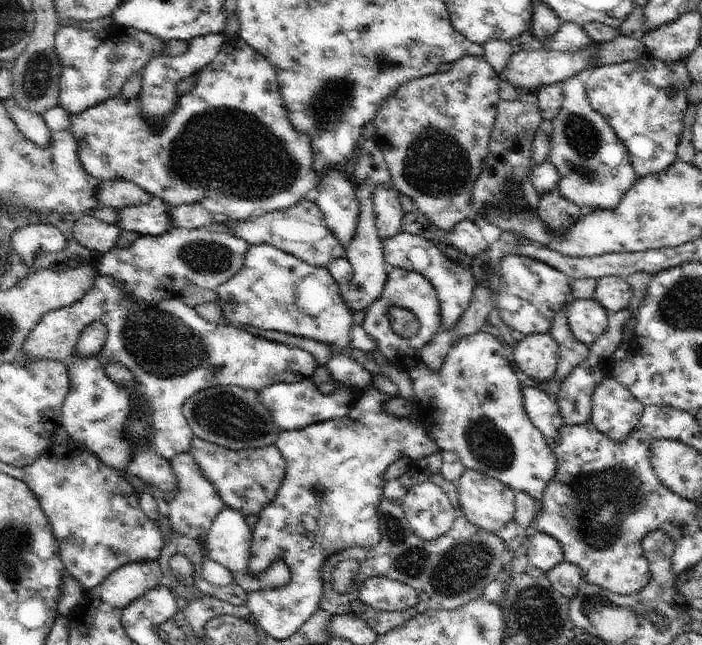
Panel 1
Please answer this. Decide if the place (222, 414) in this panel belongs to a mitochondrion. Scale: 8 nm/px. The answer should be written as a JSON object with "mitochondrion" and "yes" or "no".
{"mitochondrion":"yes"}

